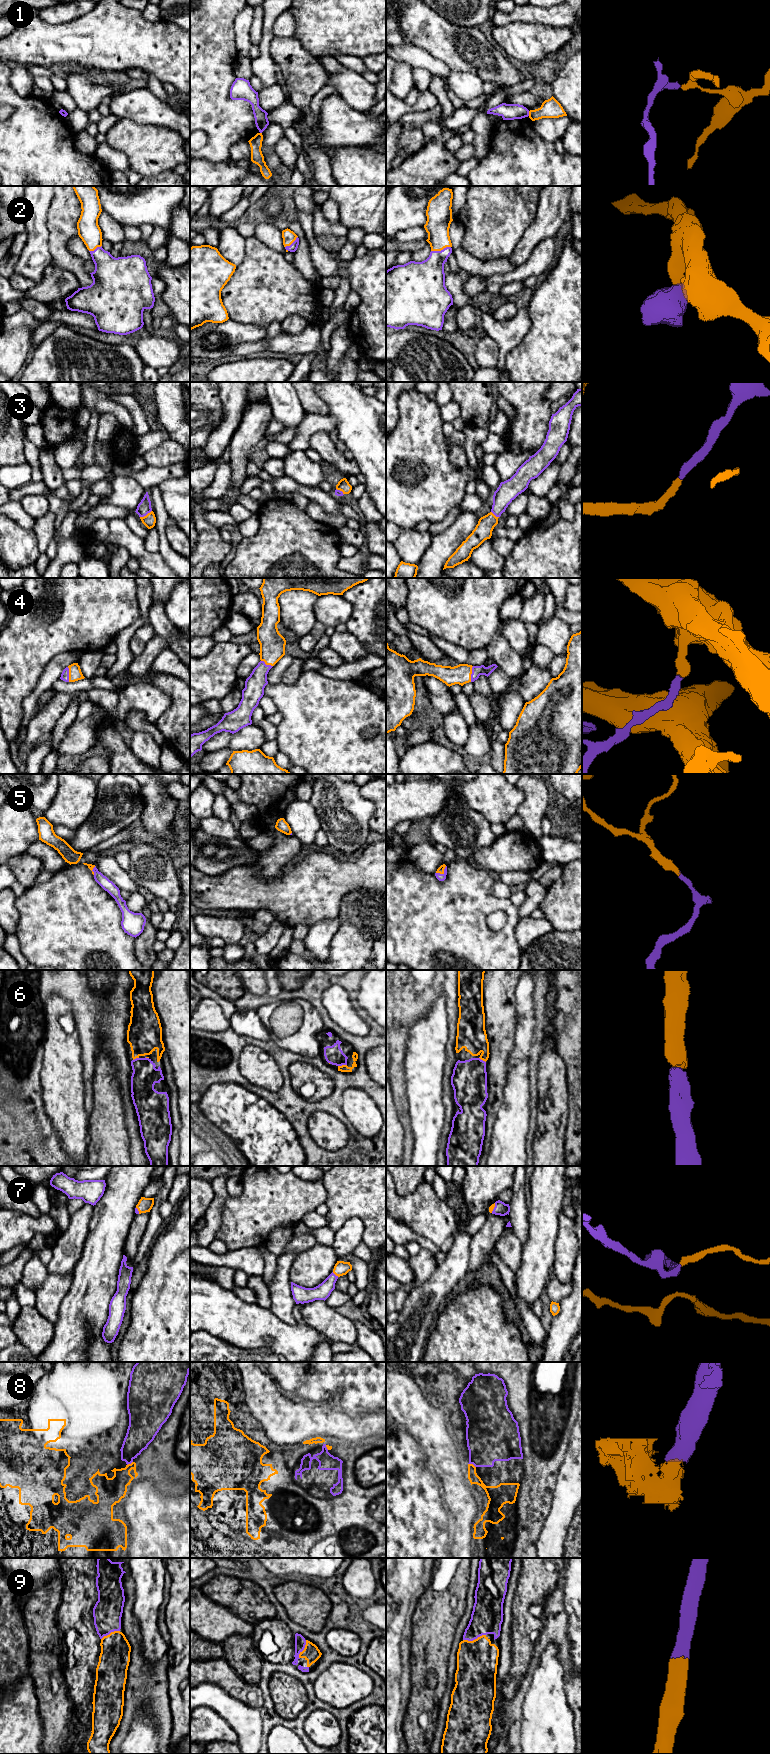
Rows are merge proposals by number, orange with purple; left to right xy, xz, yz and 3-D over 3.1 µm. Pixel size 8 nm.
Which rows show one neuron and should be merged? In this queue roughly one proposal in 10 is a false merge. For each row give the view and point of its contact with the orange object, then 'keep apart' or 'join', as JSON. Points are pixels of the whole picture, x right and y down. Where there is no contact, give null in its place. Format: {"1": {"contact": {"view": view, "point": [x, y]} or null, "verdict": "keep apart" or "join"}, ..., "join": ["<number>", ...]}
{"1": {"contact": {"view": "yz", "point": [529, 113]}, "verdict": "keep apart"}, "2": {"contact": {"view": "yz", "point": [440, 250]}, "verdict": "join"}, "3": {"contact": {"view": "xy", "point": [146, 515]}, "verdict": "join"}, "4": {"contact": {"view": "yz", "point": [471, 673]}, "verdict": "join"}, "5": {"contact": {"view": "yz", "point": [442, 873]}, "verdict": "join"}, "6": {"contact": {"view": "xz", "point": [342, 1065]}, "verdict": "join"}, "7": {"contact": {"view": "xz", "point": [335, 1274]}, "verdict": "join"}, "8": {"contact": {"view": "yz", "point": [472, 1464]}, "verdict": "join"}, "9": {"contact": {"view": "yz", "point": [475, 1639]}, "verdict": "join"}, "join": ["2", "3", "4", "5", "6", "7", "8", "9"]}

